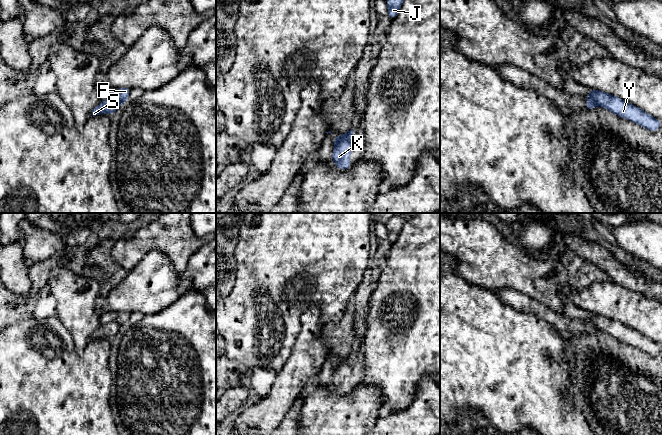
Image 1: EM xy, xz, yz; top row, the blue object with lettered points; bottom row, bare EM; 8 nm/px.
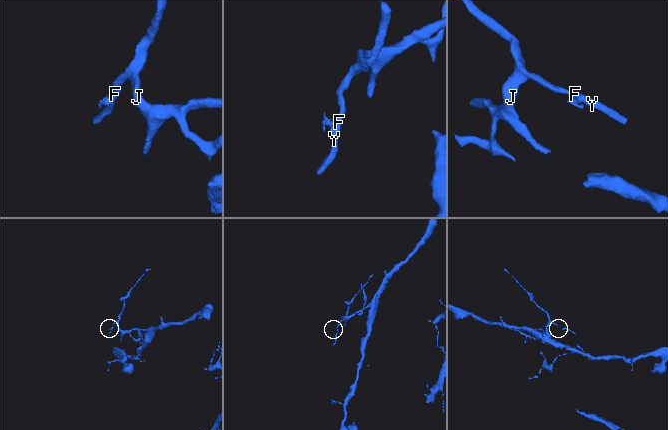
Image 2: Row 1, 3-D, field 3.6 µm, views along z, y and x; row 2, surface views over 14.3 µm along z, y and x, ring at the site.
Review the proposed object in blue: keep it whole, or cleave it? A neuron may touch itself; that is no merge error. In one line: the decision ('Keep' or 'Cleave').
Cleave

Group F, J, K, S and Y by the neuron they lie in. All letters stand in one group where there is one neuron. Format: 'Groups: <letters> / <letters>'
Groups: F J K Y / S

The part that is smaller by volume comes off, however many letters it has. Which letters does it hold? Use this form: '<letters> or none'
S

